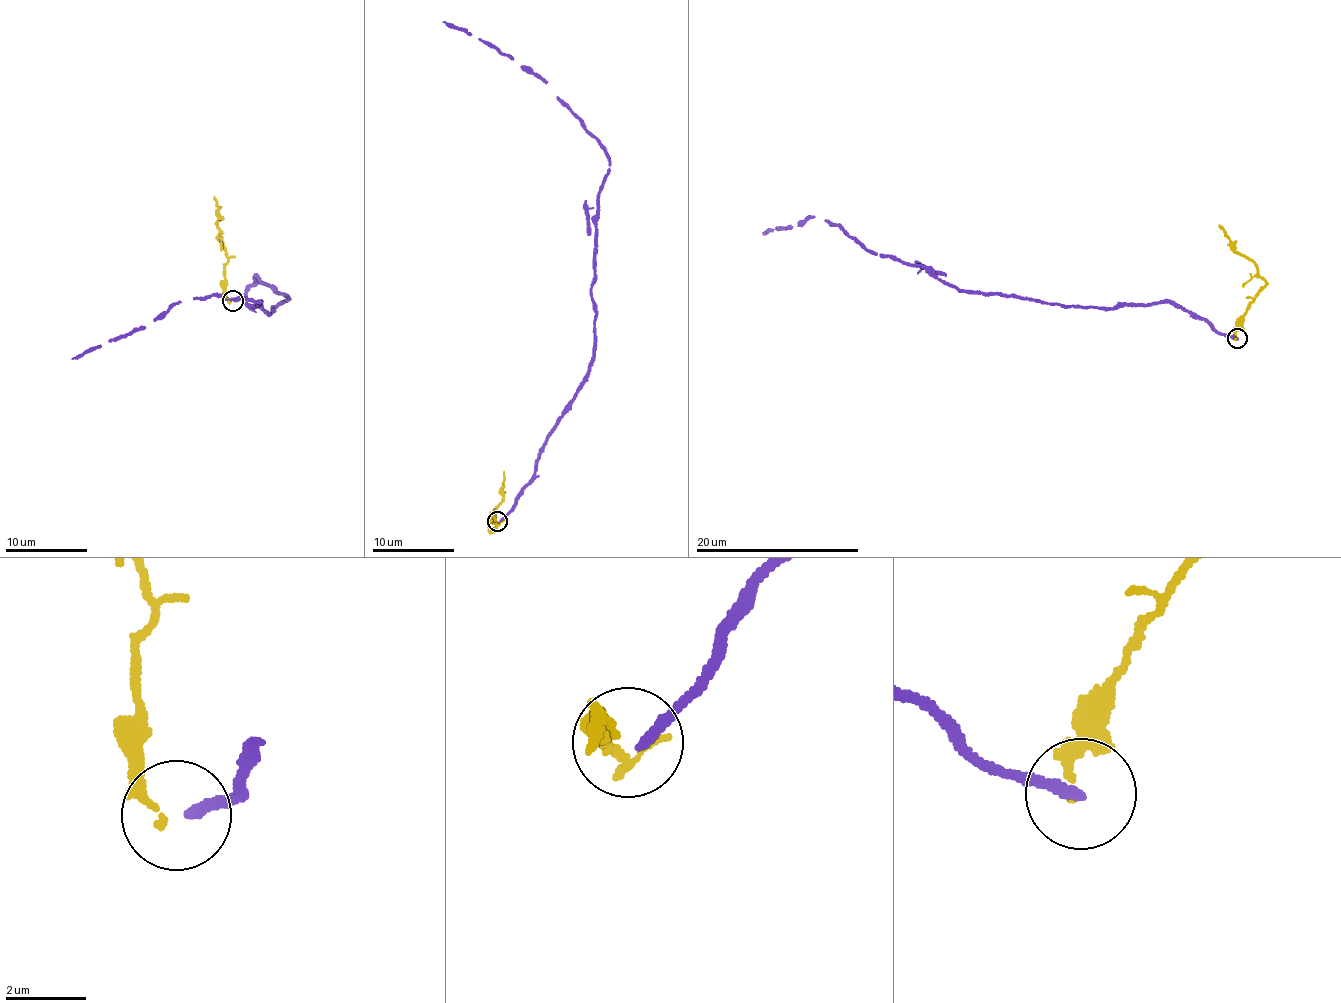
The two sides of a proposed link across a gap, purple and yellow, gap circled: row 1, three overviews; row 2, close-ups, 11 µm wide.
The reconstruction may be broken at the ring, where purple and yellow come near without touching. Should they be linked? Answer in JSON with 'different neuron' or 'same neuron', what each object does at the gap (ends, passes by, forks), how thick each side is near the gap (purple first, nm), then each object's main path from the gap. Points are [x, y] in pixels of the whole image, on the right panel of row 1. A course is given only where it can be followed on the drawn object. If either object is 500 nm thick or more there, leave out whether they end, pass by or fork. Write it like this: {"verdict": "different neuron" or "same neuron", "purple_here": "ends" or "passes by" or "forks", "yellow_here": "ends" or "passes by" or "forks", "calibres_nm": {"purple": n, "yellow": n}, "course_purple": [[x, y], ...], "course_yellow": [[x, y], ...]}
{"verdict": "different neuron", "purple_here": "ends", "yellow_here": "ends", "calibres_nm": {"purple": 240, "yellow": 170}, "course_purple": [[1237, 339], [1168, 303], [1106, 308], [957, 290], [919, 266], [871, 254], [844, 228], [813, 216], [763, 234]], "course_yellow": [[1236, 337], [1237, 323], [1265, 284], [1251, 261], [1237, 252], [1218, 224]]}

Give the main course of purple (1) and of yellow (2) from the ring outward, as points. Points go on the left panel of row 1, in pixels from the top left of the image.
1: (234, 300), (257, 277), (288, 296), (268, 315), (256, 305), (261, 301), (240, 297), (180, 300), (72, 359)
2: (230, 301), (226, 287), (227, 257), (216, 224), (222, 217), (214, 196)

